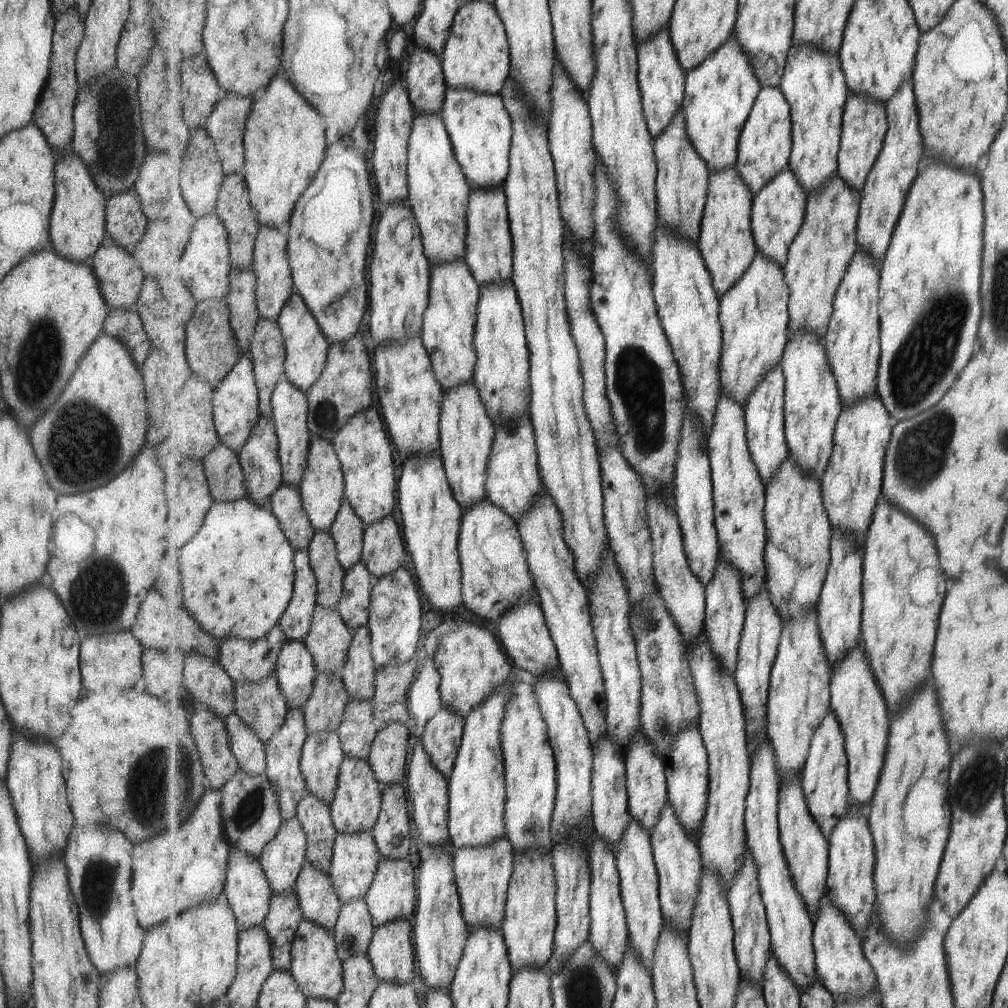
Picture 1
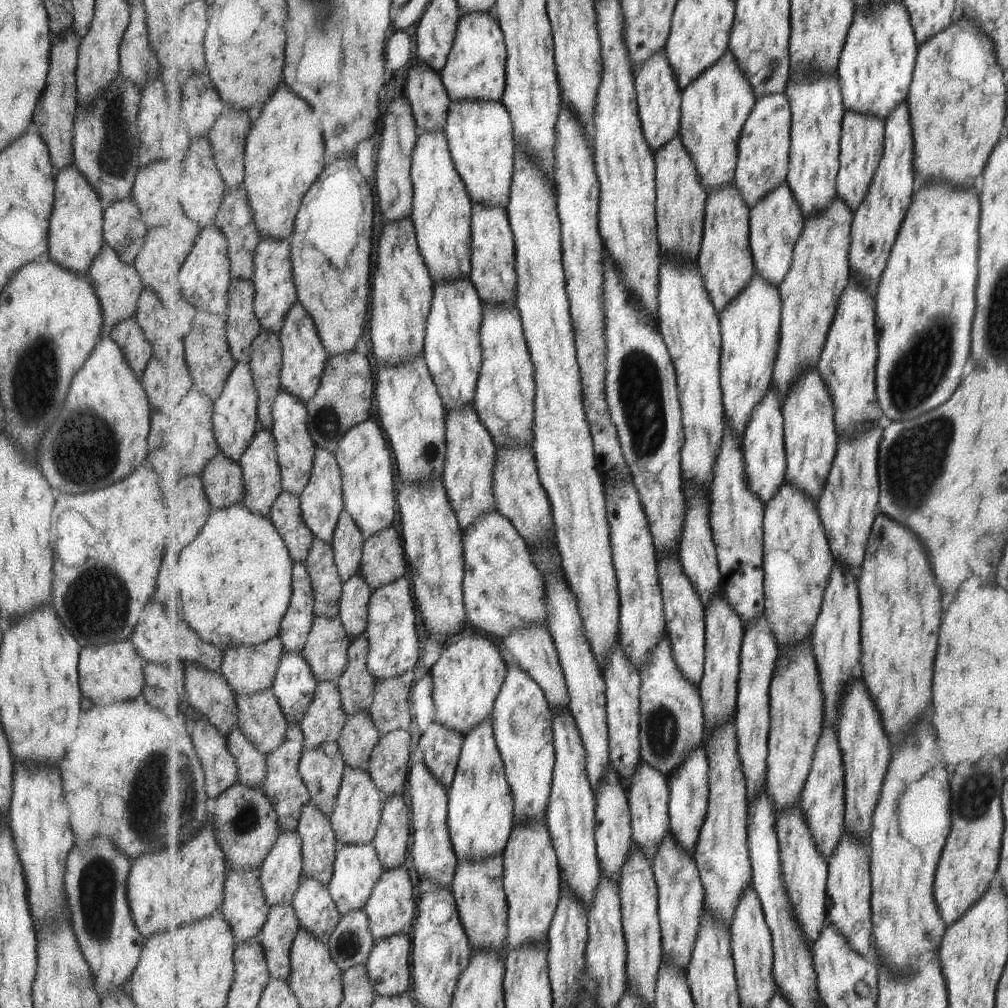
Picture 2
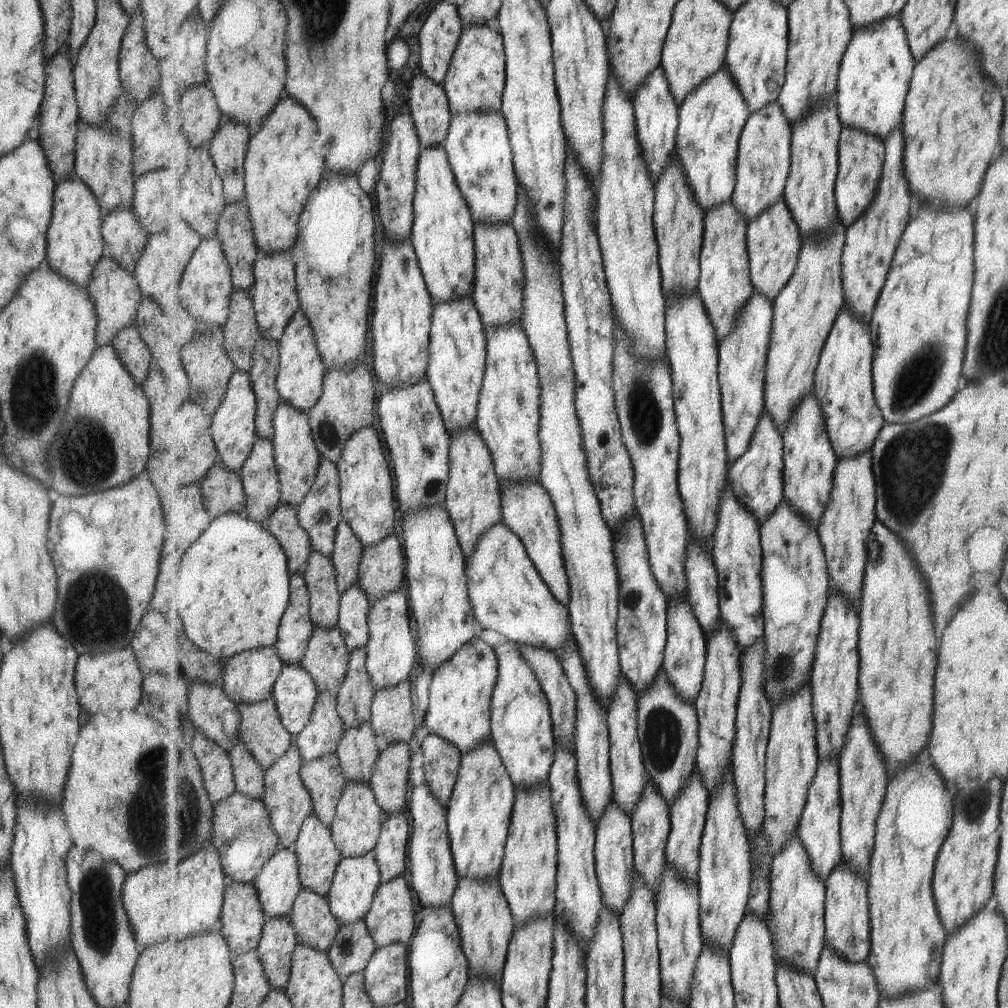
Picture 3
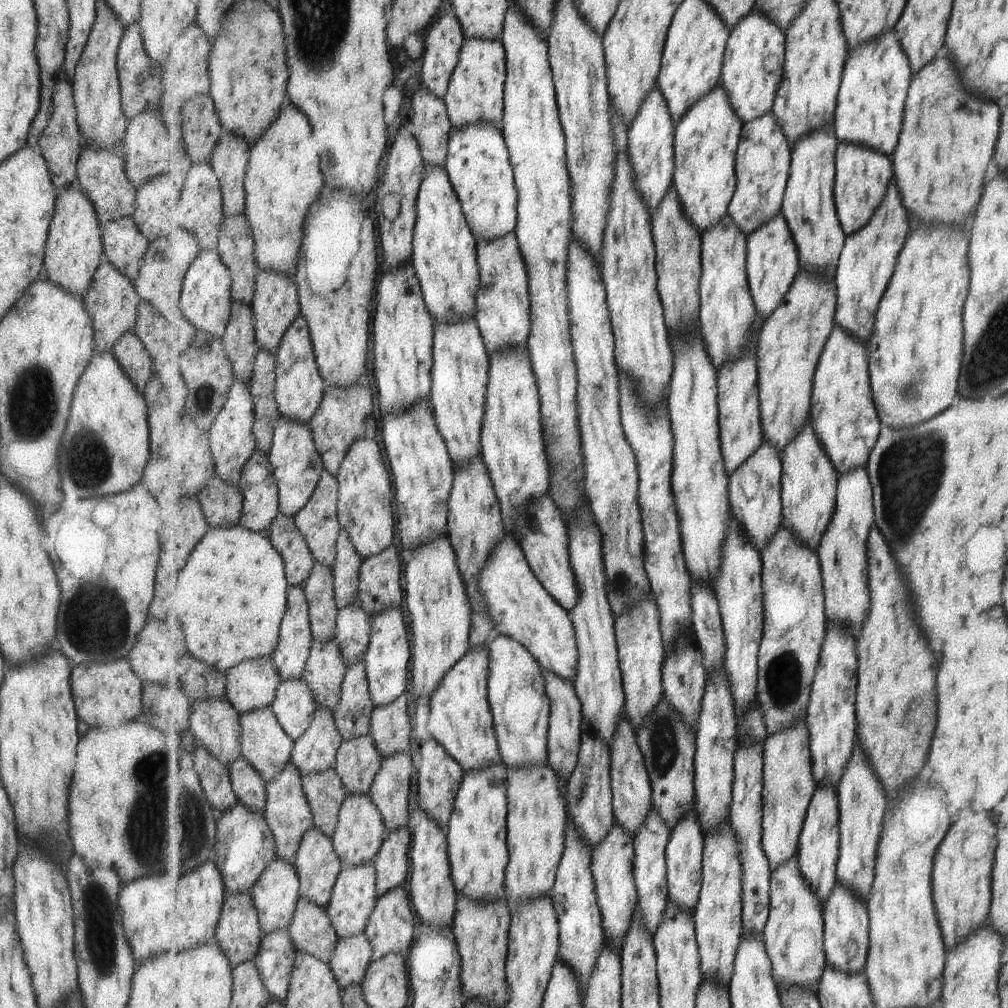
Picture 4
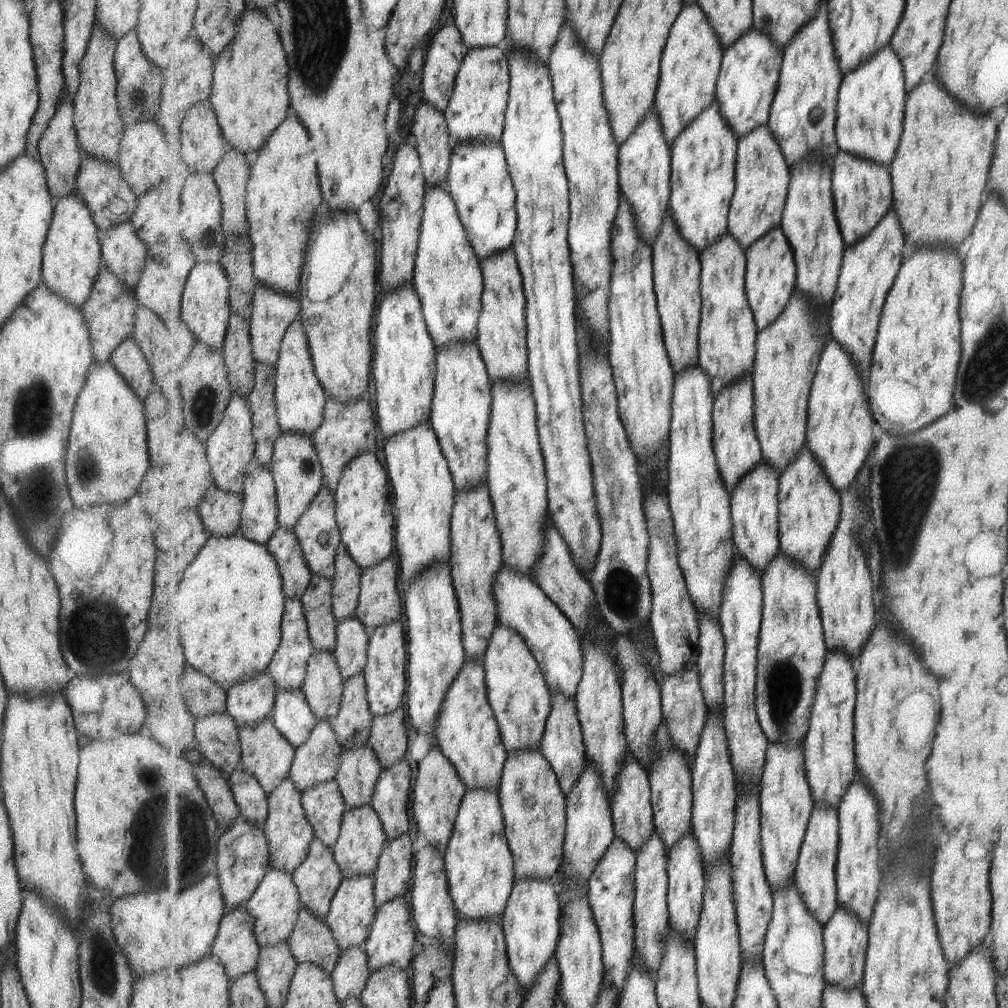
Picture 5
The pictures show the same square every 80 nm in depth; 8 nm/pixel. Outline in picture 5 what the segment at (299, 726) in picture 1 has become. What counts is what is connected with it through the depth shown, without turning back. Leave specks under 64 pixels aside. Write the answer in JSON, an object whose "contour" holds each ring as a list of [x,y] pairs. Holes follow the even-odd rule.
{"contour":[[[287,776],[286,781],[277,786],[269,796],[270,814],[267,816],[266,824],[263,826],[265,835],[271,848],[271,867],[277,870],[287,870],[294,874],[303,862],[307,861],[310,854],[311,842],[314,842],[315,830],[307,818],[305,806],[303,806],[302,791],[295,786],[295,780]]]}

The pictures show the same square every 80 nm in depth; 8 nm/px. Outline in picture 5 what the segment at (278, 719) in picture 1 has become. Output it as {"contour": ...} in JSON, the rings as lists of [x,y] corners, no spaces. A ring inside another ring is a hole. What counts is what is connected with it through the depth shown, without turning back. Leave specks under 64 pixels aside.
{"contour":[[[271,715],[265,718],[259,726],[243,726],[240,728],[240,742],[242,743],[242,763],[241,767],[257,776],[262,783],[263,790],[270,796],[277,786],[281,786],[286,781],[287,776],[291,775],[291,768],[294,765],[296,749],[293,744],[279,732],[275,726],[275,720]]]}

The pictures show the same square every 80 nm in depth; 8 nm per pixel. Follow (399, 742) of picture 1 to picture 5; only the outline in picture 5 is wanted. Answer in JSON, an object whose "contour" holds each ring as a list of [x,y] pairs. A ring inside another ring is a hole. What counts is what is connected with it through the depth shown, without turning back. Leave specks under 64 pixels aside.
{"contour":[[[407,760],[397,762],[391,768],[383,768],[379,781],[375,784],[375,795],[371,806],[382,819],[384,830],[389,840],[401,838],[409,833],[409,794],[413,782],[411,768]]]}

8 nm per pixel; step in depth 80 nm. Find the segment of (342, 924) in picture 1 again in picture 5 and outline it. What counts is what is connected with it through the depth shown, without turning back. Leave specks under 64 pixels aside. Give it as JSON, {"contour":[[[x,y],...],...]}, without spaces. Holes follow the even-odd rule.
{"contour":[[[363,946],[342,950],[342,957],[339,958],[332,975],[339,1002],[344,1004],[349,996],[362,997],[371,974],[369,954],[365,952]]]}

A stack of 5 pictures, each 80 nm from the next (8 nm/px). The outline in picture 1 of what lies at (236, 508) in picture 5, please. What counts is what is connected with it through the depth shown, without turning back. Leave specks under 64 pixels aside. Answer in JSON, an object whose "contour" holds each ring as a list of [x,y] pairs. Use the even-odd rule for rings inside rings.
{"contour":[[[223,443],[202,464],[215,501],[236,501],[247,496],[246,474],[239,455]]]}

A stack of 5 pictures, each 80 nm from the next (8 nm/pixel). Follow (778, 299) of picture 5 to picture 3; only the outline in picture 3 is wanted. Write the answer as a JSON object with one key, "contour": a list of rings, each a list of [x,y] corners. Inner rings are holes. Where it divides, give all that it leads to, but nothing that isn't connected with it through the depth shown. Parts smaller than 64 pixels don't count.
{"contour":[[[783,198],[748,224],[752,282],[757,293],[761,293],[773,302],[794,277],[795,269],[798,268],[803,245],[802,232],[799,227]]]}

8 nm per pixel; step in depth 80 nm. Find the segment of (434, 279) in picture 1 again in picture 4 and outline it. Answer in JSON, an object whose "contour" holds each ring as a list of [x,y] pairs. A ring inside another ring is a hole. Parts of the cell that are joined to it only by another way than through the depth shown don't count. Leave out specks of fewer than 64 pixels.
{"contour":[[[475,317],[453,325],[435,322],[432,370],[434,386],[430,401],[439,432],[457,467],[471,465],[476,455],[482,456],[482,426],[486,416],[490,359]]]}

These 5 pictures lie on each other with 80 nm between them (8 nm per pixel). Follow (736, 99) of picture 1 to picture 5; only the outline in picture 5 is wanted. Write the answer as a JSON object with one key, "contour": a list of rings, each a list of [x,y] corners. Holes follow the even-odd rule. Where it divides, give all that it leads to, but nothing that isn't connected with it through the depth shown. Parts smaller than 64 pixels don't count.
{"contour":[[[715,100],[683,130],[672,147],[671,216],[679,224],[683,238],[699,250],[700,256],[729,233],[730,205],[736,192],[736,159],[739,136],[727,122]]]}

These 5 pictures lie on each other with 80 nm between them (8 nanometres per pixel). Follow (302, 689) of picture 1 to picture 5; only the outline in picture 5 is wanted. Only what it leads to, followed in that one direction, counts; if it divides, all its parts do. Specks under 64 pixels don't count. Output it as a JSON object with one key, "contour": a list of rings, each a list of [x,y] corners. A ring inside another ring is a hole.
{"contour":[[[301,688],[279,690],[272,716],[279,732],[295,749],[309,740],[311,732],[319,725],[320,720]]]}

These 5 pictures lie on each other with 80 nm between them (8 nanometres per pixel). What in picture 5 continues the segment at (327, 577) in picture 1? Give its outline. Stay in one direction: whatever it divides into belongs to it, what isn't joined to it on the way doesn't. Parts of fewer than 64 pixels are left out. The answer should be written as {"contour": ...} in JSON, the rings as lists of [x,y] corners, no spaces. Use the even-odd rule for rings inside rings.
{"contour":[[[314,574],[306,594],[300,598],[306,607],[306,619],[314,652],[334,652],[338,645],[338,623],[334,614],[334,582],[329,578],[323,578],[321,574]]]}

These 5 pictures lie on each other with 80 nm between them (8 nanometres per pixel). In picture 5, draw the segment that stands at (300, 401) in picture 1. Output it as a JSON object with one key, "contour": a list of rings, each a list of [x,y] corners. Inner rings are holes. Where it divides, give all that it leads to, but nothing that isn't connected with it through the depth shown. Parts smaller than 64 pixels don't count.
{"contour":[[[282,430],[274,447],[274,462],[271,471],[278,491],[279,523],[281,528],[291,531],[299,525],[299,518],[310,509],[319,490],[323,489],[324,475],[322,459],[315,449],[314,440],[307,434],[293,434]]]}

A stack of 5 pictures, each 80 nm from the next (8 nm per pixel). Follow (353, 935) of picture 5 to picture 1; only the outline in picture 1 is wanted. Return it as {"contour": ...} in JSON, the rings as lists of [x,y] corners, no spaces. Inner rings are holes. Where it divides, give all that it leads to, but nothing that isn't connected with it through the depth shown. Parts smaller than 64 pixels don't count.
{"contour":[[[371,831],[338,835],[334,844],[334,861],[329,875],[343,904],[366,898],[369,889],[374,884],[375,875],[382,859]]]}

